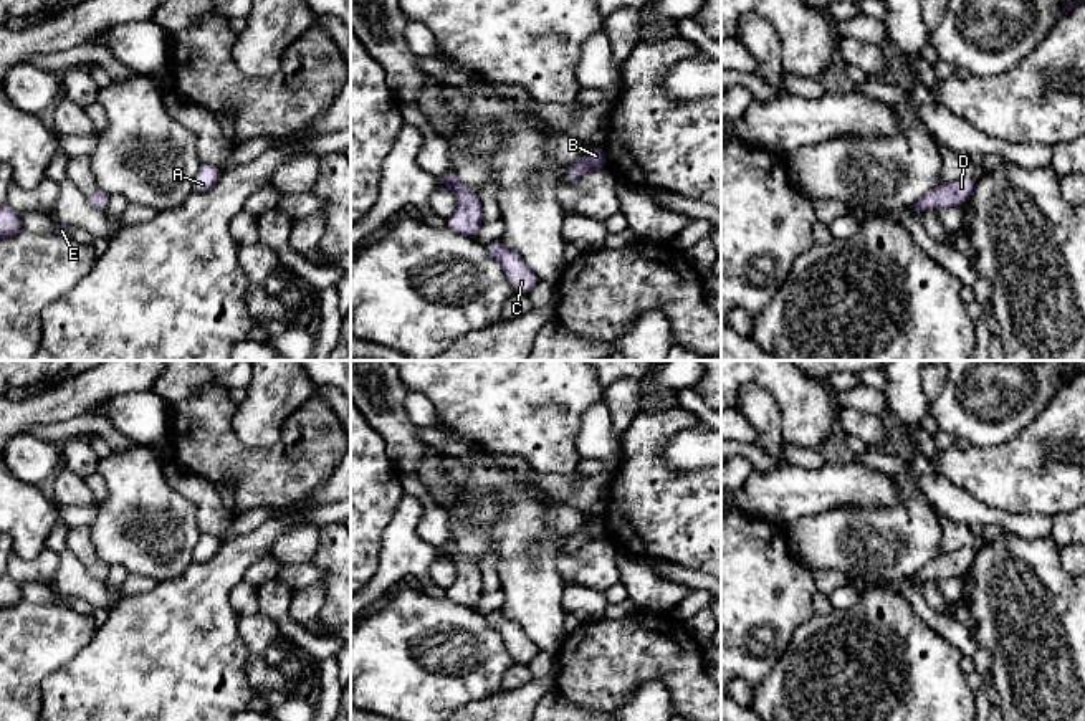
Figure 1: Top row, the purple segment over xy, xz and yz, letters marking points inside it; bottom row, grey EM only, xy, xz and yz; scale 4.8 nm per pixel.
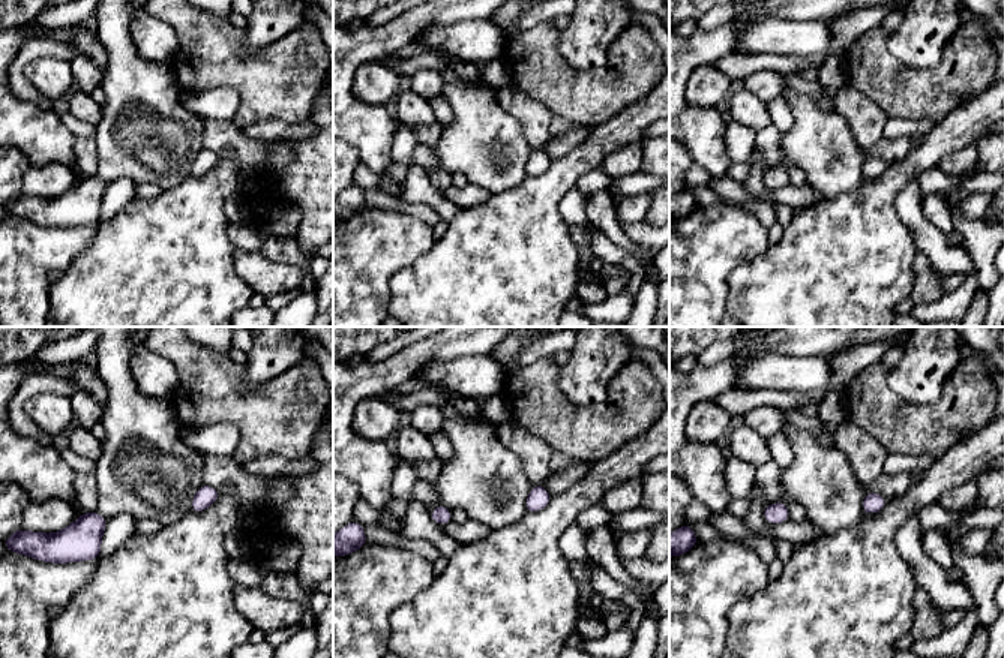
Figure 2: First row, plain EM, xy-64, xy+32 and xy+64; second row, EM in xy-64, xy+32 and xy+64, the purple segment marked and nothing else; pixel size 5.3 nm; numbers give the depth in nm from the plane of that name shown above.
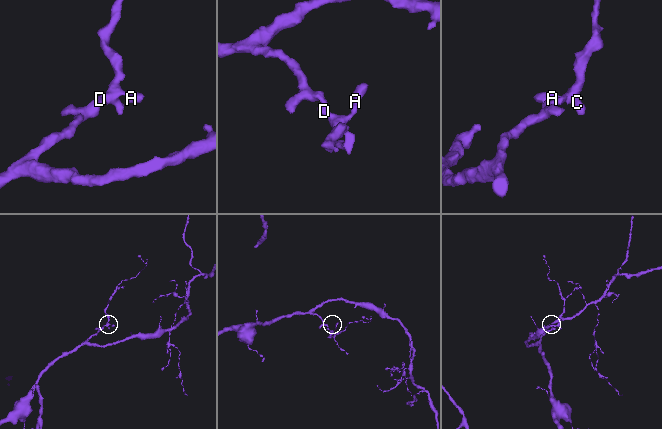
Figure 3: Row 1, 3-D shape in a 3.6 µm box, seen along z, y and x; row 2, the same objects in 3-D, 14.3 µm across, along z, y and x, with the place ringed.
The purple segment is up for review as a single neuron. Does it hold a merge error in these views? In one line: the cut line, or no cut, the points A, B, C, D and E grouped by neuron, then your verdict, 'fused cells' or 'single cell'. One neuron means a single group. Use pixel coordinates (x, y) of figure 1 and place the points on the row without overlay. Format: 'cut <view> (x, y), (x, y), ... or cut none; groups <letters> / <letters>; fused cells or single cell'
cut none; groups A B C D E; single cell

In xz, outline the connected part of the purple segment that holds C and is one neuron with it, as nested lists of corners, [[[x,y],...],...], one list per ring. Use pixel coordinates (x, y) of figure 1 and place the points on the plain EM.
[[[501,610],[486,615],[488,623],[496,630],[514,663],[529,666],[533,658],[541,652],[538,645],[519,628],[518,623],[508,620]]]

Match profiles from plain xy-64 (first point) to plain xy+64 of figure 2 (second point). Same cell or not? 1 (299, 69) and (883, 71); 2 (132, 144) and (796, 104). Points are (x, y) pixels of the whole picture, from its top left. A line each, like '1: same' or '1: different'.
1: same
2: same

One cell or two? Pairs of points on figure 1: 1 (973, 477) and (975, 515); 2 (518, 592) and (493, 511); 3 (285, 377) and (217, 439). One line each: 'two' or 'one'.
1: two
2: one
3: two

